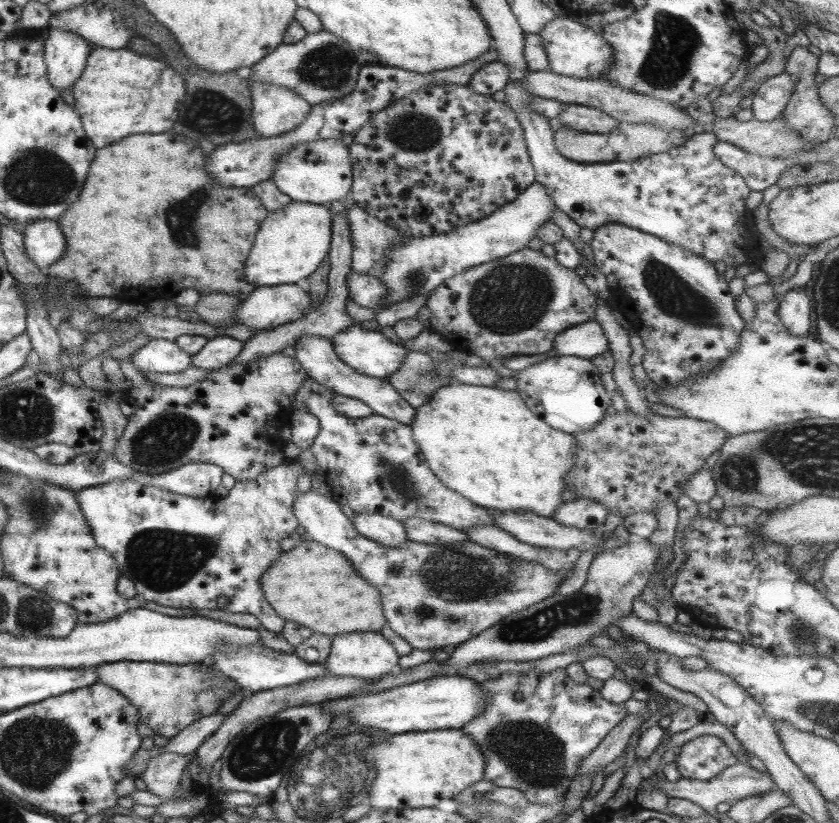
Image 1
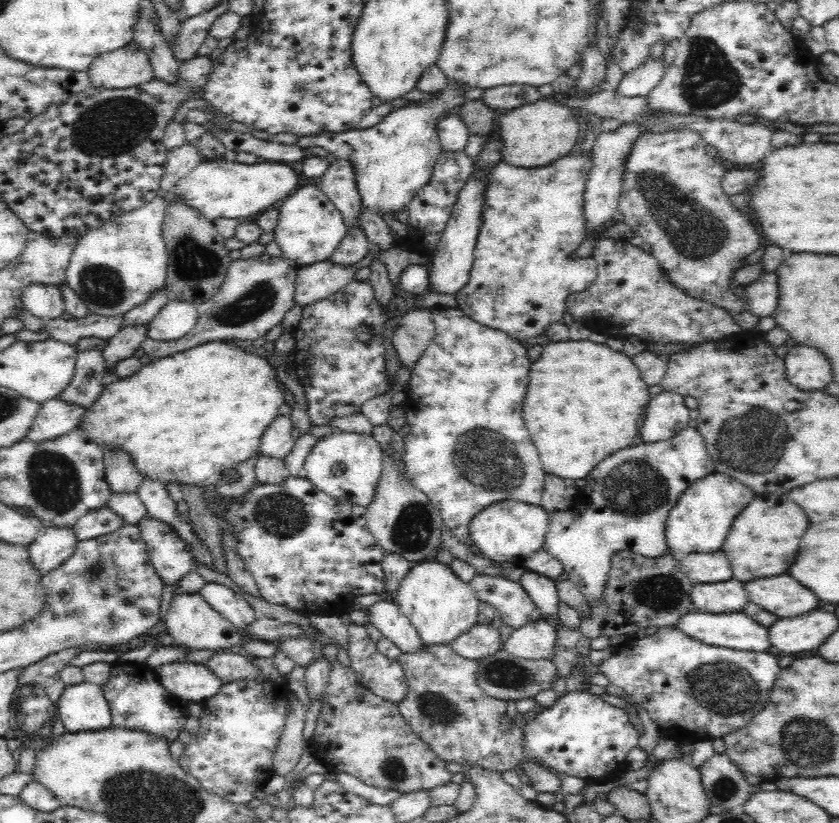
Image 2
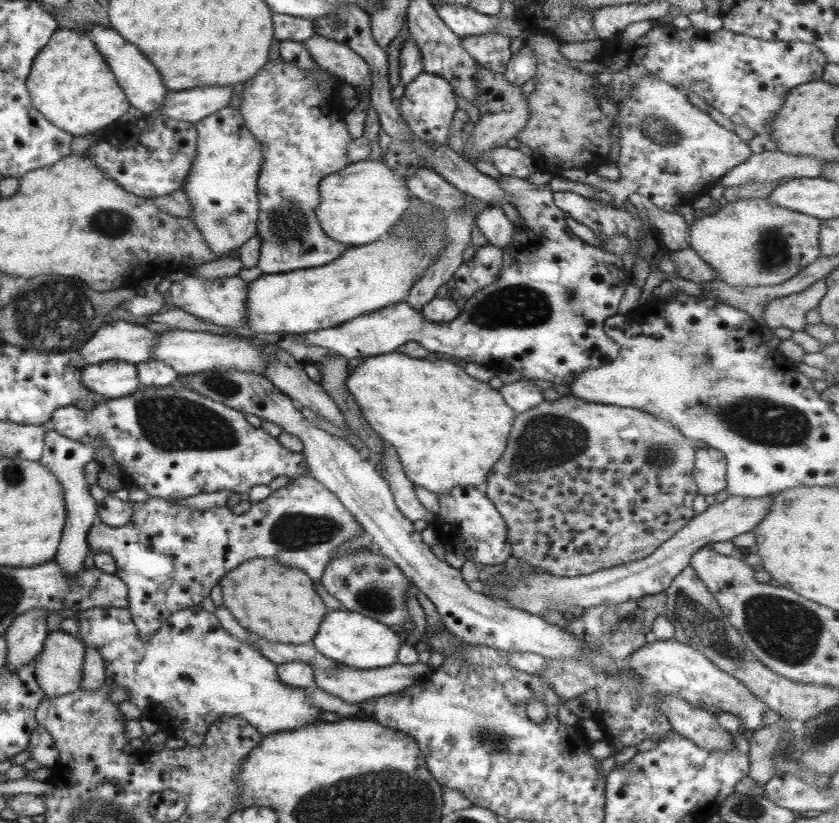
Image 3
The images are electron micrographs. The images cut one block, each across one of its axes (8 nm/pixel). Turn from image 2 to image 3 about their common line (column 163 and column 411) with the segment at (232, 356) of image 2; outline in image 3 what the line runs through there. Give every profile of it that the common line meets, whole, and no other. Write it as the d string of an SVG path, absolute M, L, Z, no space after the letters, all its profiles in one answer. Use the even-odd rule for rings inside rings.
M396 350L365 357L357 366L349 368L345 389L353 396L356 408L359 408L367 424L395 449L407 479L414 486L421 486L435 495L443 495L453 486L482 489L487 472L495 460L499 460L505 448L515 415L497 390L469 378L463 368L451 361L437 358L432 362L411 358Z

